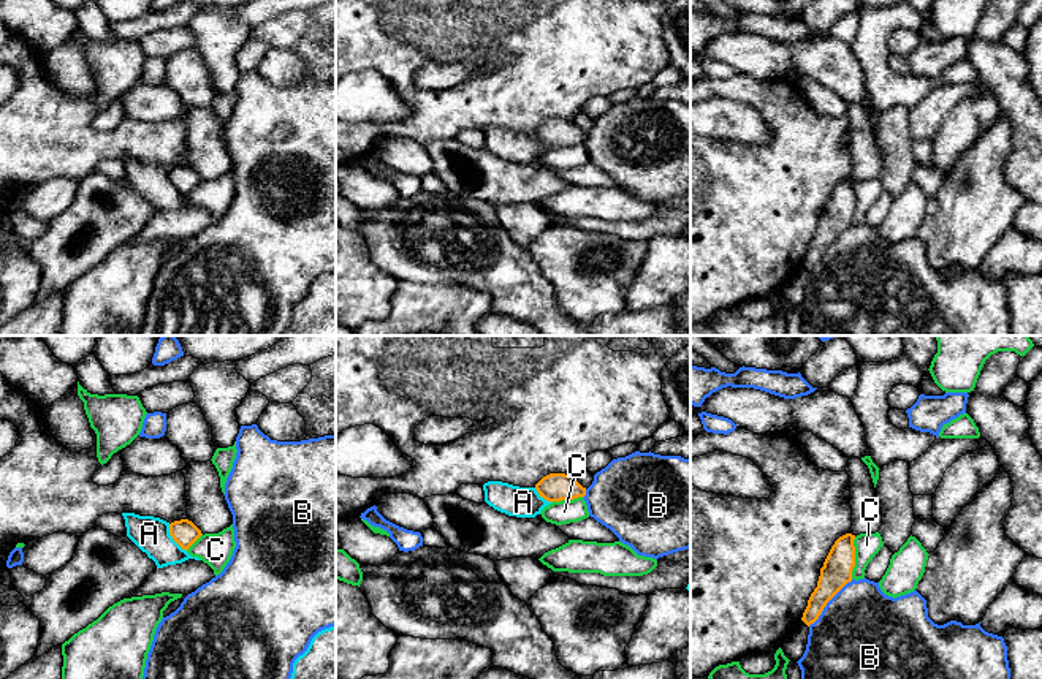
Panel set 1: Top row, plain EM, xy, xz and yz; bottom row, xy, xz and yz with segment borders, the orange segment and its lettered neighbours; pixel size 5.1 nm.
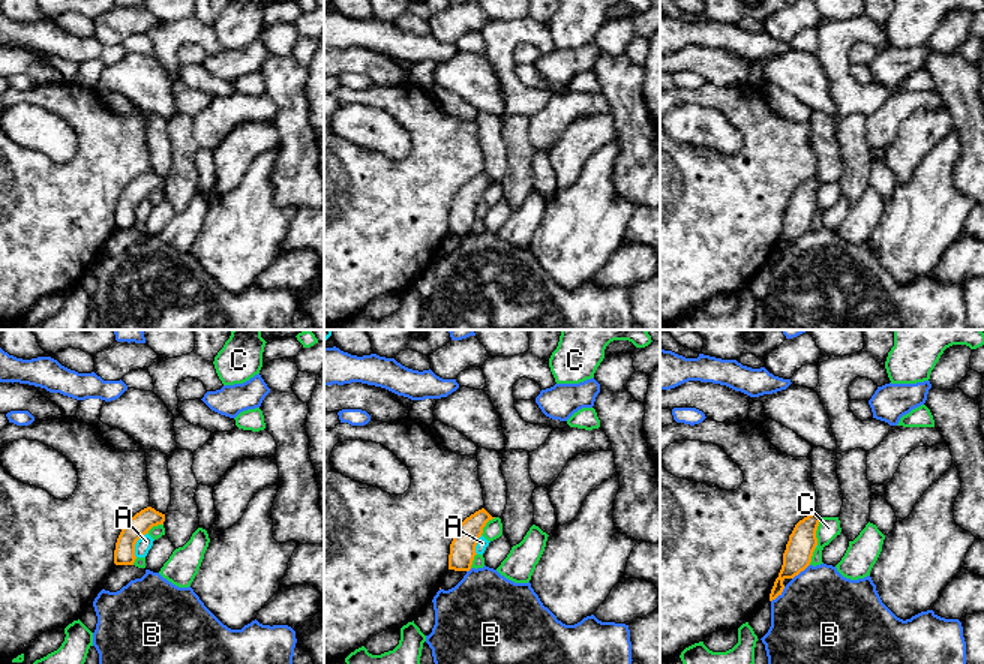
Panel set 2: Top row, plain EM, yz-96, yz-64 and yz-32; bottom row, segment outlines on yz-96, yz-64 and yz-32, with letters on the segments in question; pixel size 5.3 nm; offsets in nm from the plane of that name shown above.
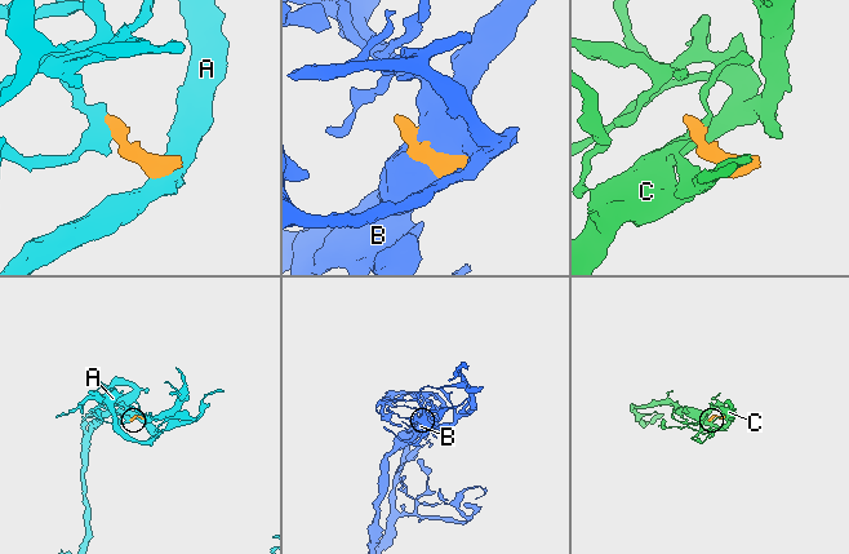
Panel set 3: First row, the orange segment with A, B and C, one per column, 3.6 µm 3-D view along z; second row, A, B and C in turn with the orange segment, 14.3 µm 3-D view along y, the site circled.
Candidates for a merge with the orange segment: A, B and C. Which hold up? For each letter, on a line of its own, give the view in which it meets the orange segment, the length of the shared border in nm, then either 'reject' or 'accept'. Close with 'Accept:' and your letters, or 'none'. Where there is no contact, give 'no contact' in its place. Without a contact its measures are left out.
A: xy | 170 nm | reject
B: yz | 340 nm | reject
C: yz | 220 nm | reject
Accept: none

